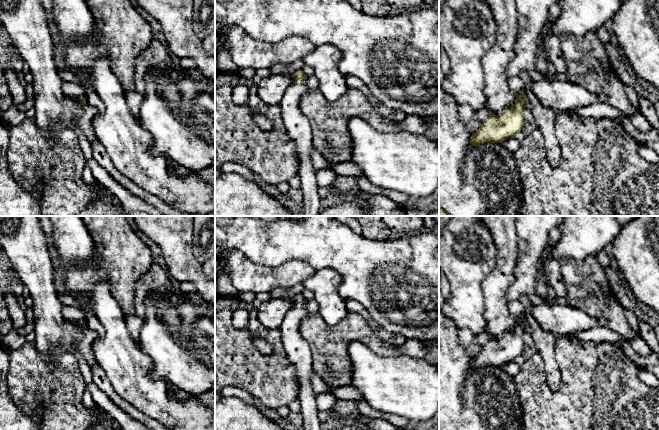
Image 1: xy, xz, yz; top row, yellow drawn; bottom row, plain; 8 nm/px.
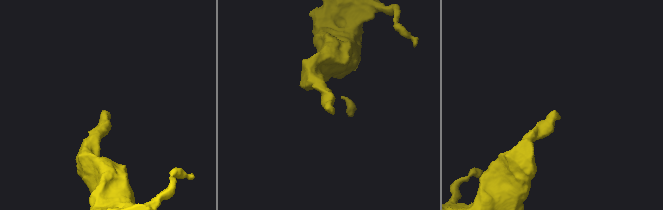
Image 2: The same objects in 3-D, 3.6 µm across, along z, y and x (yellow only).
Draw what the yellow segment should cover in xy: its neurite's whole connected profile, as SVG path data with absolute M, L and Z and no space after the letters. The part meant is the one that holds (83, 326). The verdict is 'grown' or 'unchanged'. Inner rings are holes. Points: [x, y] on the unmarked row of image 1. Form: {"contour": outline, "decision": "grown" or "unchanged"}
{"contour": "M64 305L62 315L66 320L75 324L81 330L86 327L85 312L81 308Z", "decision": "grown"}

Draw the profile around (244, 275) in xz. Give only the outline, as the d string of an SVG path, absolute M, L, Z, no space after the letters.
M224 248L223 267L232 285L240 292L271 293L276 288L291 288L314 276L308 264L290 261L278 267L252 263L241 251Z

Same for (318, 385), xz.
M313 370L311 372L310 382L315 395L332 390L332 388L326 384Z

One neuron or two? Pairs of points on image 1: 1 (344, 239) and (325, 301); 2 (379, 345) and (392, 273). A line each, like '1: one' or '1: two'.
1: two
2: two

